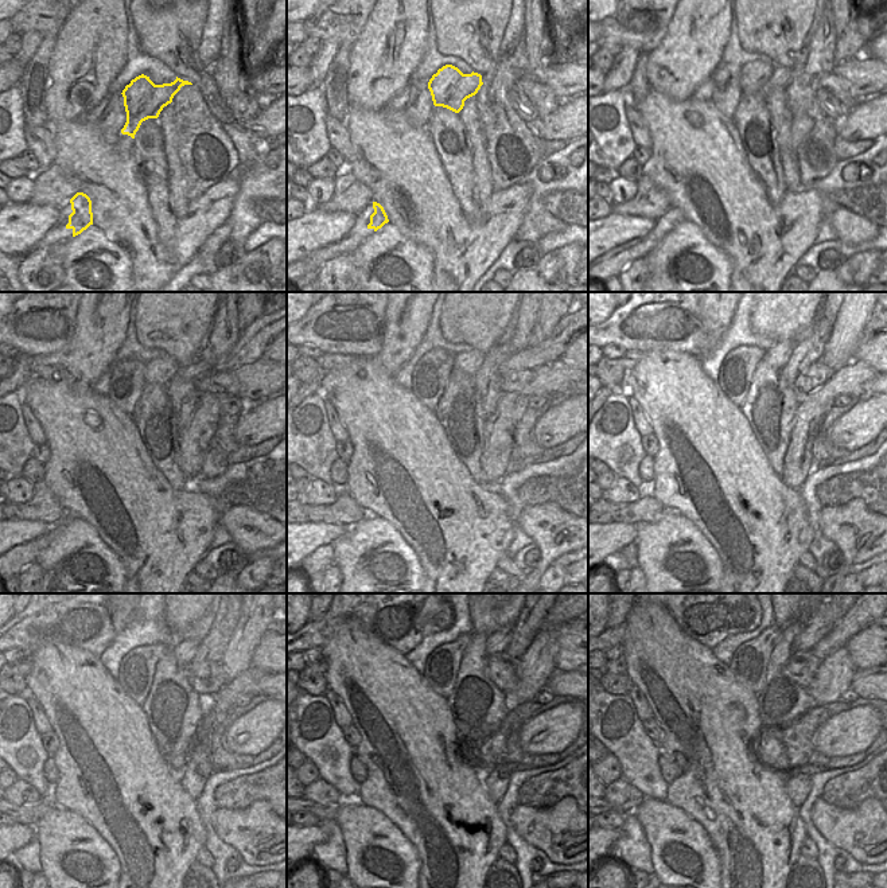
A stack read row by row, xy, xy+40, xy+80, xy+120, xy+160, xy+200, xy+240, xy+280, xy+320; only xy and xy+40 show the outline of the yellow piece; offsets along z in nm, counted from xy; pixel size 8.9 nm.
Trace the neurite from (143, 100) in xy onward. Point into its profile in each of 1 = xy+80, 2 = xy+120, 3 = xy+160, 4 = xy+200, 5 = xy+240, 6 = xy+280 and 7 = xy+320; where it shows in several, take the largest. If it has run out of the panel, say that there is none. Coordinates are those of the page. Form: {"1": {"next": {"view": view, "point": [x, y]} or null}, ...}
{"1": {"next": {"view": "xy+80", "point": [755, 76]}}, "2": {"next": {"view": "xy+120", "point": [158, 372]}}, "3": {"next": {"view": "xy+160", "point": [470, 362]}}, "4": {"next": {"view": "xy+200", "point": [778, 355]}}, "5": {"next": {"view": "xy+240", "point": [185, 651]}}, "6": {"next": {"view": "xy+280", "point": [497, 642]}}, "7": {"next": {"view": "xy+320", "point": [817, 624]}}}

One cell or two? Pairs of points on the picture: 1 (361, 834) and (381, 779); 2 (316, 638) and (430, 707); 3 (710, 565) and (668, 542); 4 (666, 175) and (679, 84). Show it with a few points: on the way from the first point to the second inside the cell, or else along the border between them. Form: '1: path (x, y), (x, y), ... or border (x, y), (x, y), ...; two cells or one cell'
1: border (360, 802), (374, 806), (397, 825); two cells
2: border (343, 618), (335, 624), (331, 637), (322, 646); two cells
3: path (699, 554), (695, 550), (679, 550); one cell
4: border (652, 89), (673, 100), (692, 97); two cells

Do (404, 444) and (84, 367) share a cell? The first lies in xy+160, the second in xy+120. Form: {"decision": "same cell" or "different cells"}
{"decision": "different cells"}

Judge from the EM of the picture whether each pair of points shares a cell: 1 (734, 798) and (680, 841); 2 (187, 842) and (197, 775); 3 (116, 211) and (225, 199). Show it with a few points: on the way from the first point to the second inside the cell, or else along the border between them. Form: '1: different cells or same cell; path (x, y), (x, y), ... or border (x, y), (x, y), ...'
1: different cells; border (675, 806), (700, 824), (718, 852)
2: different cells; border (182, 771), (181, 785), (195, 801)
3: same cell; path (143, 236), (160, 250), (172, 250), (198, 225)

